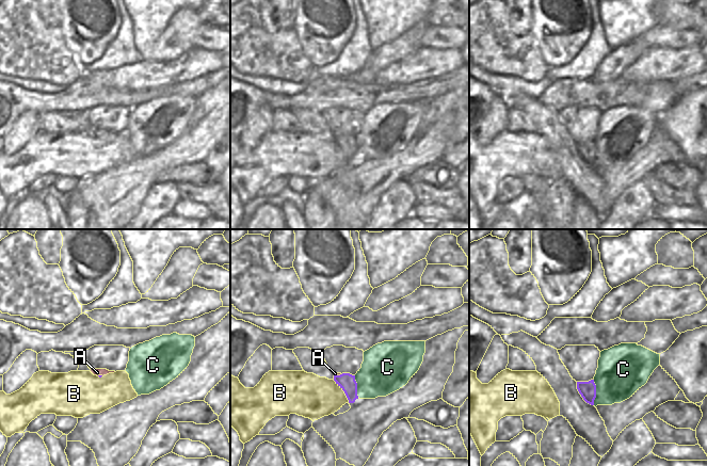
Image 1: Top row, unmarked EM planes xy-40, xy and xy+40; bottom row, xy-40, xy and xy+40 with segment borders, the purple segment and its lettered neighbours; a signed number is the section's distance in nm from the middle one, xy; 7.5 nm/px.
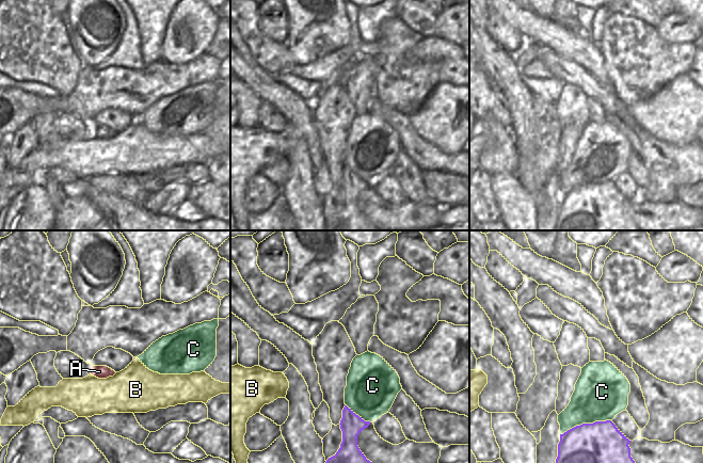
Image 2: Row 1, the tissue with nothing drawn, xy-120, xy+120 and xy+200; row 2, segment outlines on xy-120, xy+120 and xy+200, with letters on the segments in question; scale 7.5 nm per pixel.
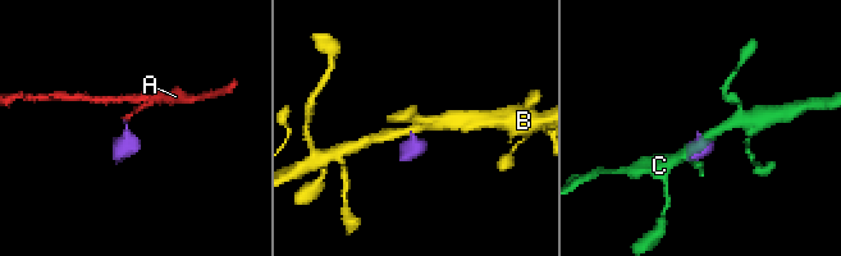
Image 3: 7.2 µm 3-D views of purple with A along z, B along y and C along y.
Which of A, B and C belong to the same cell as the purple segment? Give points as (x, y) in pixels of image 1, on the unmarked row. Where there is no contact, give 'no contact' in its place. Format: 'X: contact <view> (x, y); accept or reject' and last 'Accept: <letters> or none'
A: contact xy (337, 137); accept
B: contact xy (343, 151); reject
C: contact xy+40 (595, 154); reject
Accept: A

